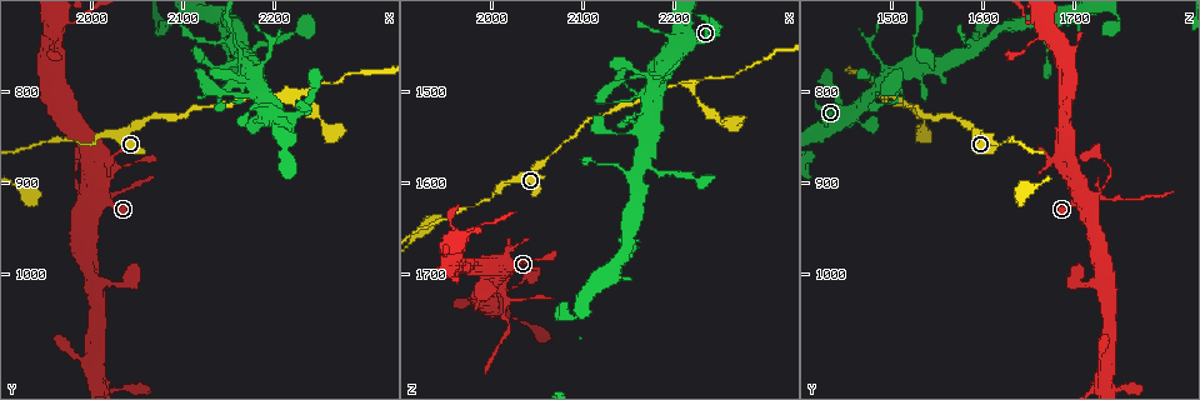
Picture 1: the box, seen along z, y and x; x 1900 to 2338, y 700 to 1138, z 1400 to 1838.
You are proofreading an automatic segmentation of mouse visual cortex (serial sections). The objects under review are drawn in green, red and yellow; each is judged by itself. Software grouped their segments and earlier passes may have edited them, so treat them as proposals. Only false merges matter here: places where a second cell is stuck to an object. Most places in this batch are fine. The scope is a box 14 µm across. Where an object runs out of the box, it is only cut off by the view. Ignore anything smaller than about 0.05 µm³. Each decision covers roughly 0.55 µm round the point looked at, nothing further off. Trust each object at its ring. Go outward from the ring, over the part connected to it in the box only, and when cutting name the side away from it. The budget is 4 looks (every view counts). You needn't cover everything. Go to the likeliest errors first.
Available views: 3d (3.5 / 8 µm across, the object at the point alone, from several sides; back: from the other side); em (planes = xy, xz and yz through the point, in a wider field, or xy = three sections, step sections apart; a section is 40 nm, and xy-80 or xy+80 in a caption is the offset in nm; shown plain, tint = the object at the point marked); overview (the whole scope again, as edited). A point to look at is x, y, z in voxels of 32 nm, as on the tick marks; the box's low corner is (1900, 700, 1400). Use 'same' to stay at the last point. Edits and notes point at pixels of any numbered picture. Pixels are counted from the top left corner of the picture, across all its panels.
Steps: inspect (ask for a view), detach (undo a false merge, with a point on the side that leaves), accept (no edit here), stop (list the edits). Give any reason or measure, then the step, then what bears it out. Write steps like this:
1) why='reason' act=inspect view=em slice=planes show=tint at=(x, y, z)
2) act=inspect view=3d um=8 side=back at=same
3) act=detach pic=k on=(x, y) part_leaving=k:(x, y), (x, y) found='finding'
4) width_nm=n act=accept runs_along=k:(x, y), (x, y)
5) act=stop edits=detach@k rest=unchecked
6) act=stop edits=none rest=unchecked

why='a fork' act=inspect view=3d um=3.5 at=(2210, 810, 1495)

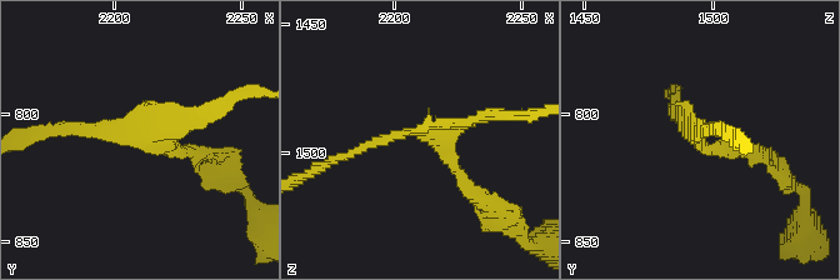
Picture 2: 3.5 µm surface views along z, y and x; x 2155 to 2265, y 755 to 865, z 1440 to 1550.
act=accept runs_along=2:(343, 158), (423, 131), (473, 193) found='one cell here'

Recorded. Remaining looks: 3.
why='calibre changes' act=inspect view=3d um=3.5 at=(2015, 915, 1730)

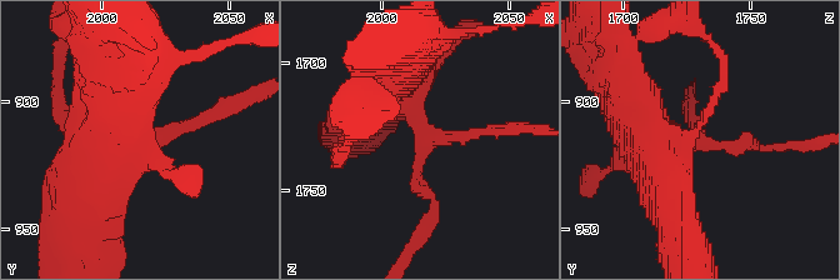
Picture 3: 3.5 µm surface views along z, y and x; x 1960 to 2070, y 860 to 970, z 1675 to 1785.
act=inspect view=em slice=xy step=1 show=tint at=(2017, 915, 1730)

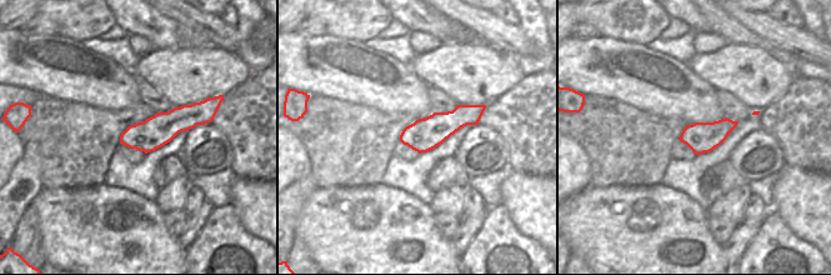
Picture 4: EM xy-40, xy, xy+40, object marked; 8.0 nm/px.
act=accept runs_along=4:(201, 120), (175, 120), (123, 140) found='one cell here'

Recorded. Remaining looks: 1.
act=stop edits=none rest=unchecked

